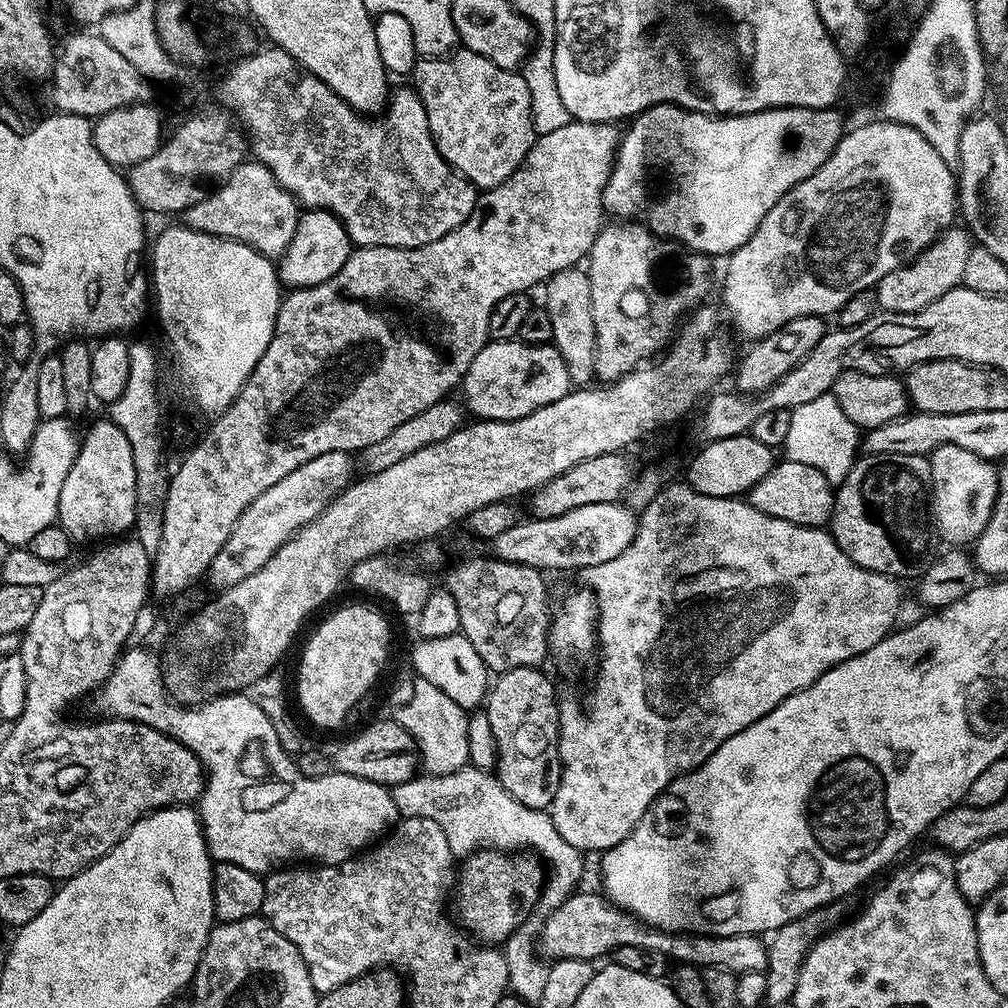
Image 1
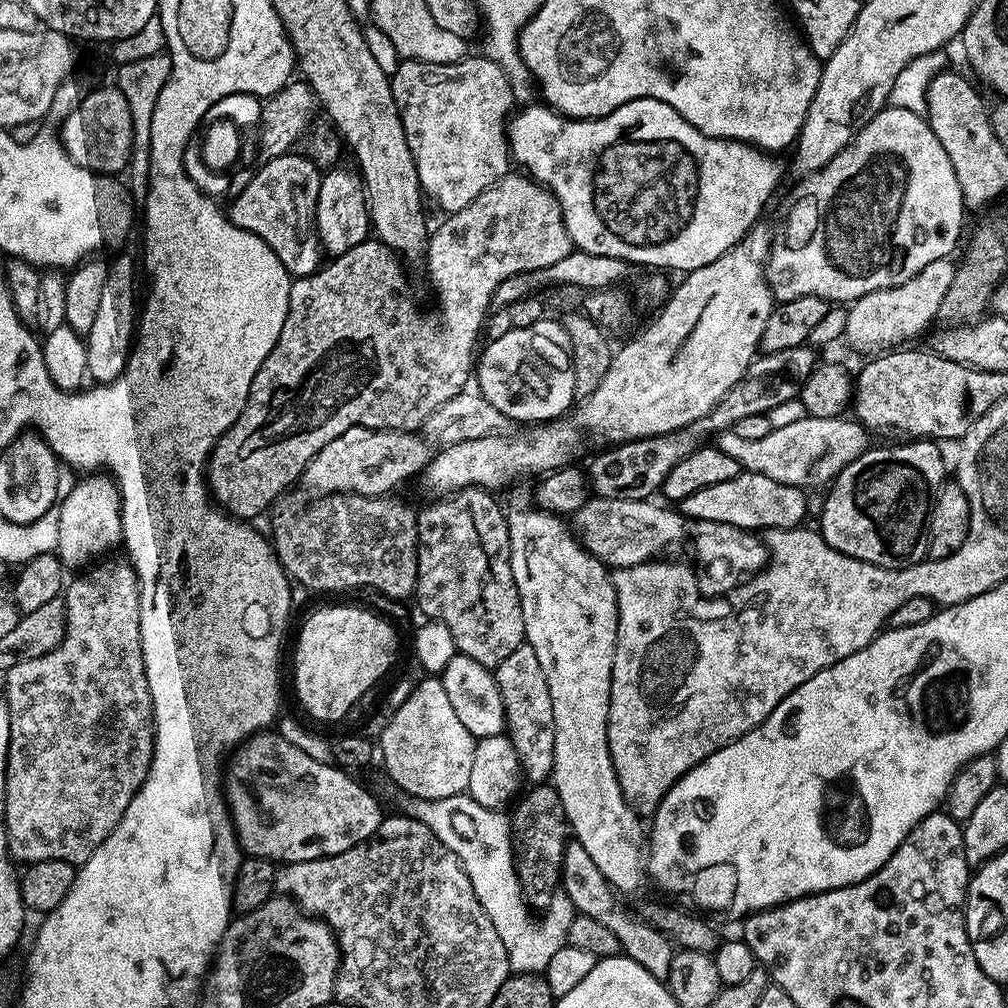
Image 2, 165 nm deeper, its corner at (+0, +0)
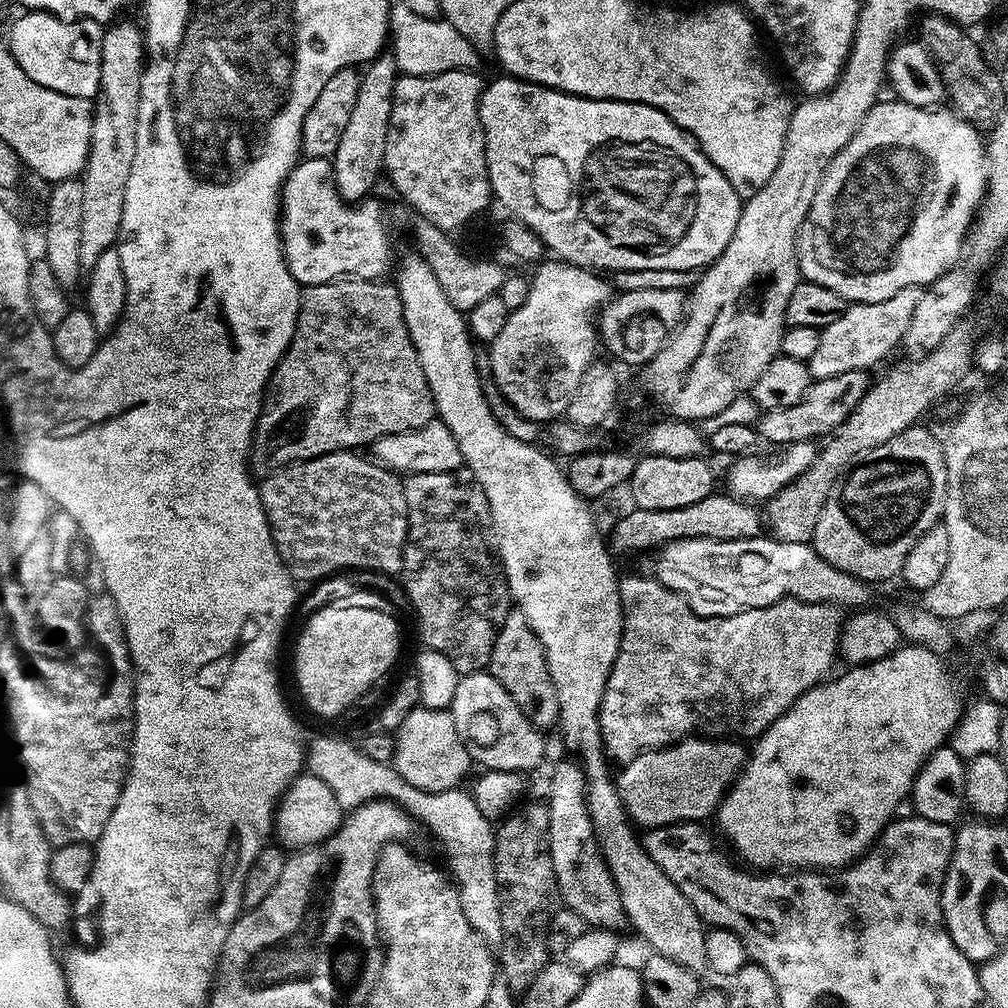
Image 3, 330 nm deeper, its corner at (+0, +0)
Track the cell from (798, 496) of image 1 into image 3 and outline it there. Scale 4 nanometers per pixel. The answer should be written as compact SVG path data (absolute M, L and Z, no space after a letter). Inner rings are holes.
M713 494L702 498L702 502L694 502L694 506L682 506L679 510L642 510L638 507L631 509L629 516L624 516L612 528L612 540L610 536L610 548L613 553L628 556L631 552L651 553L668 544L672 540L682 538L718 538L719 540L741 540L744 536L758 536L762 532L762 512L755 503L747 500L736 500L727 494Z

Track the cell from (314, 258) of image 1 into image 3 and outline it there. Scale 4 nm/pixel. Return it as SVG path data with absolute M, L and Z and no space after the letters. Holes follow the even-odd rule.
M390 54L377 56L363 69L358 86L358 98L354 110L351 111L350 122L342 133L336 153L330 158L336 188L346 201L359 202L369 199L373 195L372 187L379 182L380 176L382 180L388 119L397 75L396 59Z

